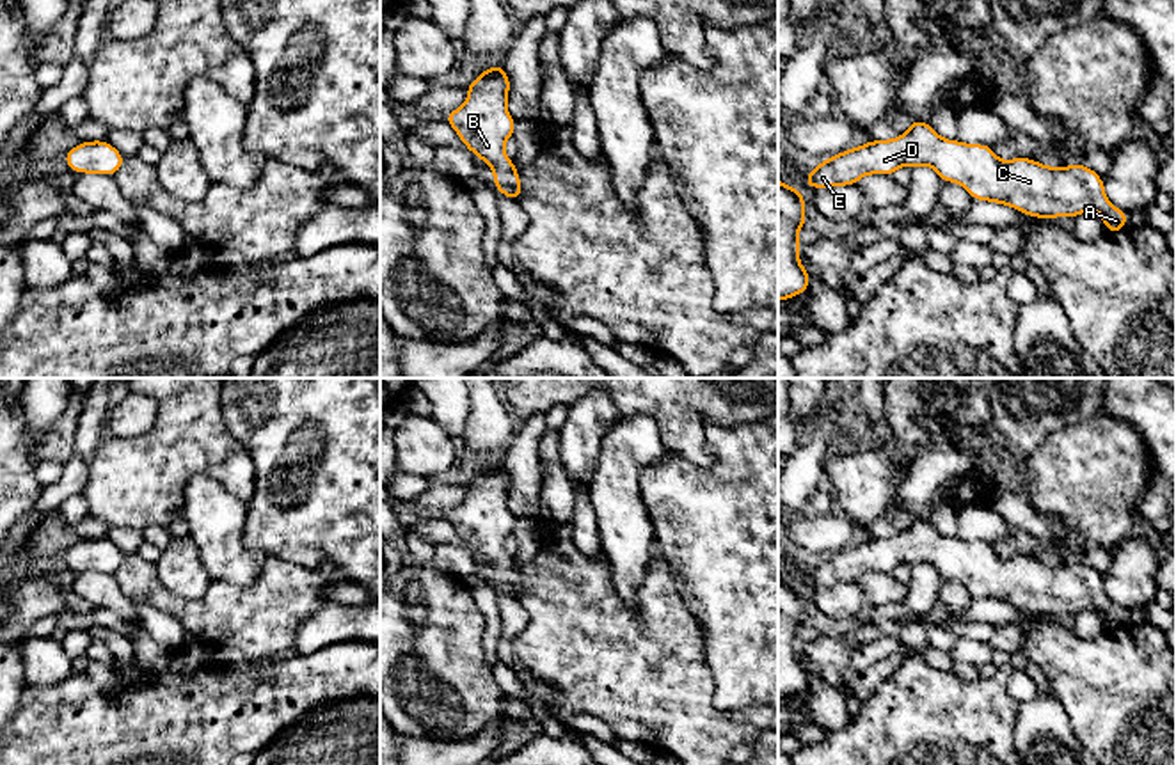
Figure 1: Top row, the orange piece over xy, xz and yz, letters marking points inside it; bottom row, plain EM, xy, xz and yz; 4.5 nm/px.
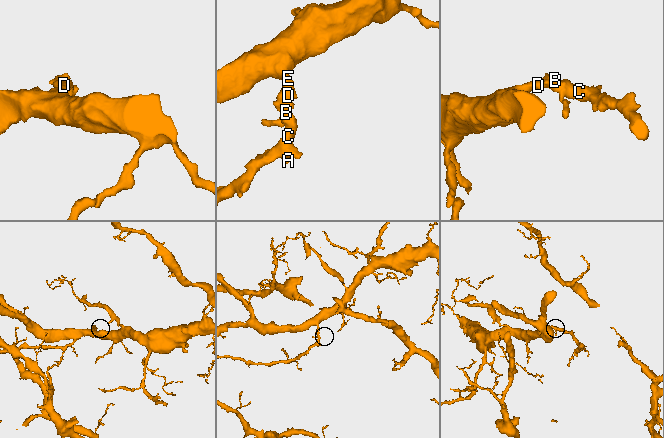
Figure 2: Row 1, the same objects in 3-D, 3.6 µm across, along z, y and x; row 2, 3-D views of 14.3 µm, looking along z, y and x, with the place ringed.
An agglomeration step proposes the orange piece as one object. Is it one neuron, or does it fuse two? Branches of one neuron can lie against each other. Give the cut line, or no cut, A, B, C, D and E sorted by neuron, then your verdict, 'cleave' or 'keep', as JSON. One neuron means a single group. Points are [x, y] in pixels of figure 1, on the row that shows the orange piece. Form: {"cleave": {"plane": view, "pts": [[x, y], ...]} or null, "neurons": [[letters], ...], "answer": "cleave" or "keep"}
{"cleave": null, "neurons": [["A", "B", "C", "D", "E"]], "answer": "keep"}

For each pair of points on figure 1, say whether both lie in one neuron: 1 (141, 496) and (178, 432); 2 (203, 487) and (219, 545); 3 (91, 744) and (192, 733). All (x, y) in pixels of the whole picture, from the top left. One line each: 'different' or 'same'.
1: same
2: same
3: same

